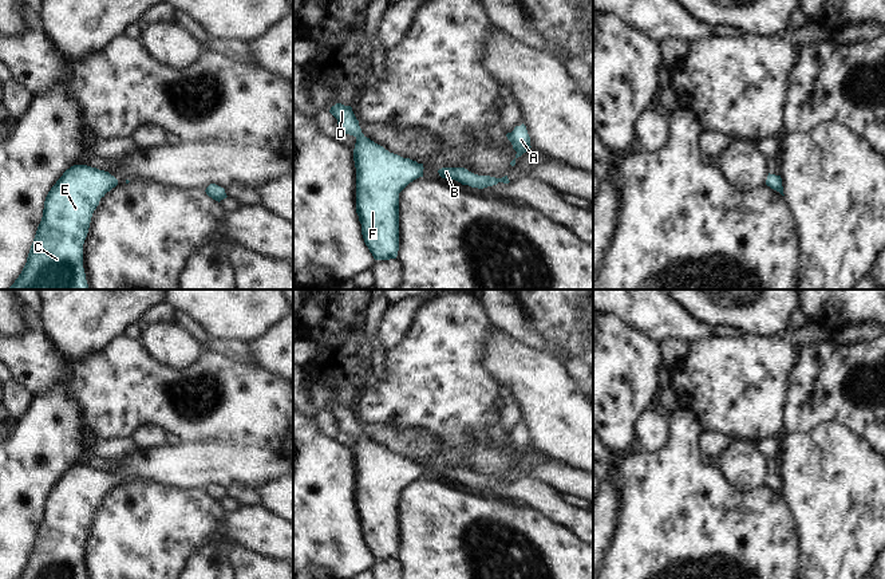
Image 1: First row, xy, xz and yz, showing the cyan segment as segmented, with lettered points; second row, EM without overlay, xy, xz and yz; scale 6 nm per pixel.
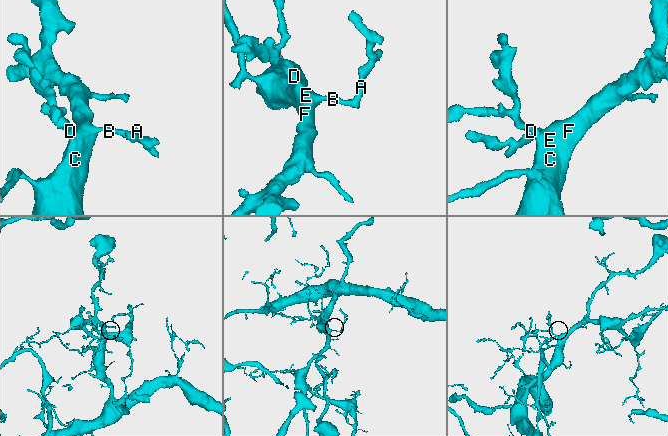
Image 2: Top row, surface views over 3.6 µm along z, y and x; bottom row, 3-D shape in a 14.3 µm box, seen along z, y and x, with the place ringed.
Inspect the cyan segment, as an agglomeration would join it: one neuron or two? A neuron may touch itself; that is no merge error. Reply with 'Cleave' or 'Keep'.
Keep

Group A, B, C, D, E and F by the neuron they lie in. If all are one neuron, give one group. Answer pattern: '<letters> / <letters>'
A B C D E F

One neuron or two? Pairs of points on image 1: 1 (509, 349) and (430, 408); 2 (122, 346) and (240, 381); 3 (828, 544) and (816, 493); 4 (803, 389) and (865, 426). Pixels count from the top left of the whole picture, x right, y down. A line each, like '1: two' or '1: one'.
1: two
2: one
3: one
4: one

